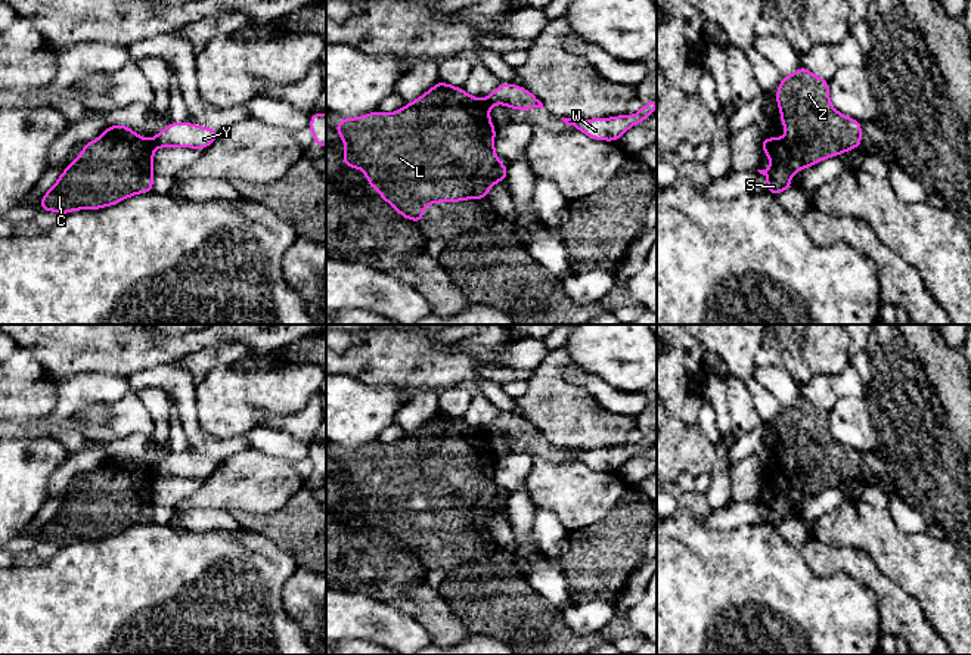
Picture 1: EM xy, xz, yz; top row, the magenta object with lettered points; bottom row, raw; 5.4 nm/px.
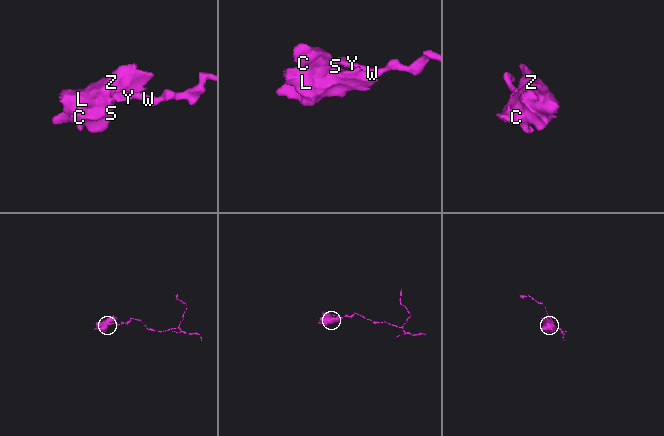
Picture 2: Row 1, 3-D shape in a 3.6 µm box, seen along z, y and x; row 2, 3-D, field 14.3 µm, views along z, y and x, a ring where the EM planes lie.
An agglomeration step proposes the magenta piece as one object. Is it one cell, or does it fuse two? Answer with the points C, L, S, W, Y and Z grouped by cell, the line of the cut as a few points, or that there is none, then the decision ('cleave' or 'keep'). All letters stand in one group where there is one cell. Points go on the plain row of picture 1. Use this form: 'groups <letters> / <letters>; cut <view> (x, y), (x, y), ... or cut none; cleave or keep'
groups C L S Z / W Y; cut xz (484, 430), (487, 437); cleave

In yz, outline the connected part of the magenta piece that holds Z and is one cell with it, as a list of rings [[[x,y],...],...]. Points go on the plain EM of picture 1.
[[[804,395],[794,404],[781,407],[775,429],[781,441],[779,453],[788,463],[785,468],[766,468],[761,475],[761,481],[770,488],[770,499],[757,502],[769,509],[766,522],[770,525],[794,519],[791,505],[862,476],[862,453],[835,441],[829,432],[829,412],[812,404]]]

